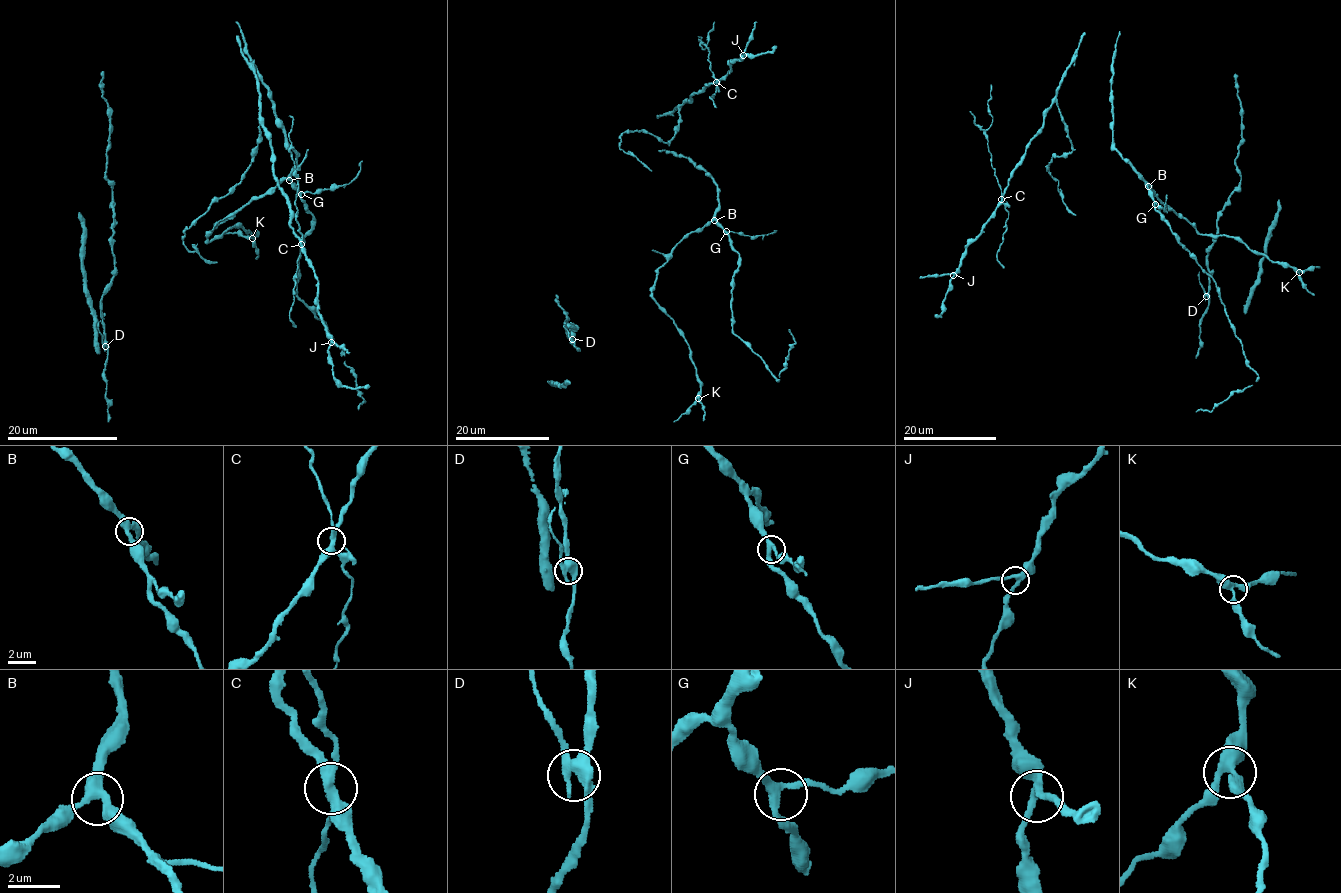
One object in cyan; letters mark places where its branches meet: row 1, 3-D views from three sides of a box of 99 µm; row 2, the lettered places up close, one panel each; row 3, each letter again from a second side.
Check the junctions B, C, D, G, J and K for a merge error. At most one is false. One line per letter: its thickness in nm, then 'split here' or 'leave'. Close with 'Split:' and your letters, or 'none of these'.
B: 360 nm | leave
C: 320 nm | split here
D: 400 nm | leave
G: 280 nm | leave
J: 280 nm | leave
K: 360 nm | leave
Split: C

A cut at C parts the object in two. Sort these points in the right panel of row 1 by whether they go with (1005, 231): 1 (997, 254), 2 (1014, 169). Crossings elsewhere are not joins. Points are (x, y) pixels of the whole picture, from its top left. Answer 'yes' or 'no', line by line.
1: yes
2: no

